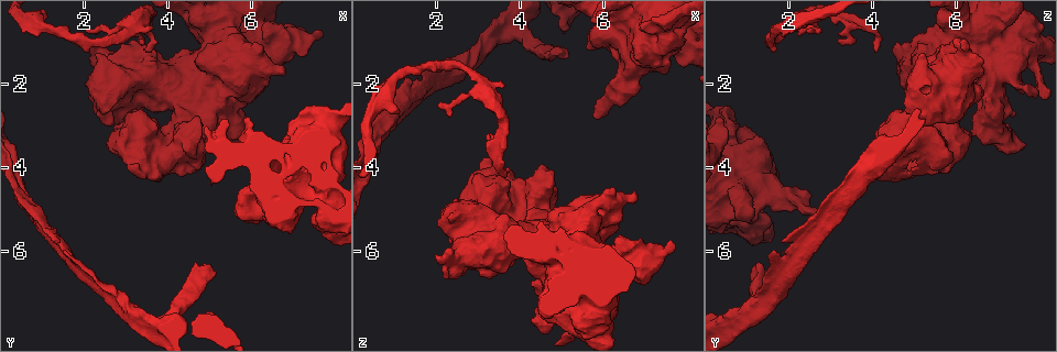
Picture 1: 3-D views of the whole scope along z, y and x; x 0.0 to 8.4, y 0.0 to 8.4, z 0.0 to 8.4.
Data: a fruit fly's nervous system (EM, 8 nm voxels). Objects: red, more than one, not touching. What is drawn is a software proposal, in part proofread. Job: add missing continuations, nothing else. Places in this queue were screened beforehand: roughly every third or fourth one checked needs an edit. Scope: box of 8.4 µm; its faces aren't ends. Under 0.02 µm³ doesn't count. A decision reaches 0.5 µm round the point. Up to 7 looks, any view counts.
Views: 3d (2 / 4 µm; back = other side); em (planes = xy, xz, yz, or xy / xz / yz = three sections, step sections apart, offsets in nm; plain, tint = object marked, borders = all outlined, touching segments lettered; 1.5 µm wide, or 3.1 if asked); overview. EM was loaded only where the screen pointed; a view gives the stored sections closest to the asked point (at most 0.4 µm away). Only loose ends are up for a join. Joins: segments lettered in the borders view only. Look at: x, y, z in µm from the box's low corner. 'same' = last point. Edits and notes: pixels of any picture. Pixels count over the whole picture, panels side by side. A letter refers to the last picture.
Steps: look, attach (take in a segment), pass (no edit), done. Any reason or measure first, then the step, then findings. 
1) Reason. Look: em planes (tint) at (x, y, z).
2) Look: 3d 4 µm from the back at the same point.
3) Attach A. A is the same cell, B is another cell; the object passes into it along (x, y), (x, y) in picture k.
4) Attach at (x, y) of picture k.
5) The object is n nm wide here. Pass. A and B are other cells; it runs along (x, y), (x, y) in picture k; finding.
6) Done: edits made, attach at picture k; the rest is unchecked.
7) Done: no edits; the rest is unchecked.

Branch stops here. Look: em planes (plain) at (5.15, 6.50, 1.40).

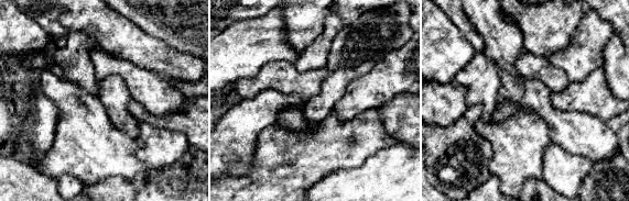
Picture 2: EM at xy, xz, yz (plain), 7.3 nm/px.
See the neighbours. Look: em planes (borders) at the same point.

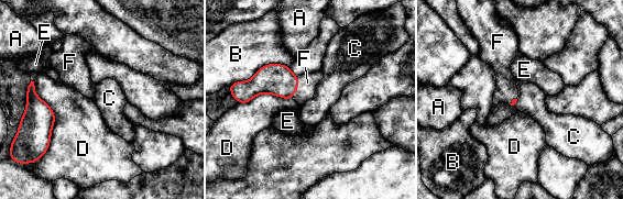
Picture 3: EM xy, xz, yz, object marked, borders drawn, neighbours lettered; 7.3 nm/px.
Attach at (307, 83) of picture 3. F is the same cell, A, B, C, D and E are other cells; the object passes into it along (276, 79), (297, 87), (307, 83) in picture 3; it goes on there.

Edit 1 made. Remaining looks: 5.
Thick end. Look: em xy step 4 (borders) at (6.90, 3.00, 0.60).

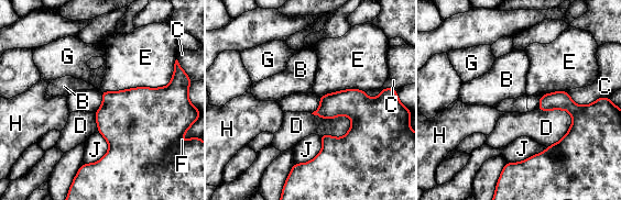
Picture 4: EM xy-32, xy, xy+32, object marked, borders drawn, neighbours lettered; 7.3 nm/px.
Another direction. Look: em planes (borders) at the same point.

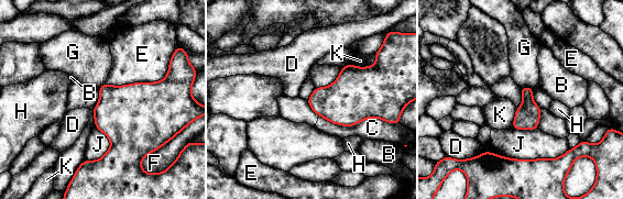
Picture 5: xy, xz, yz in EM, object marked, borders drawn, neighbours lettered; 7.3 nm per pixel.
The longest contact is with J, 600 nm. Pass. B, C, D, E, F, G, H, J and K are other cells; no lettered segment goes on from it.

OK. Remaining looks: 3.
Long arm stops here. Look: em planes (borders) at (6.70, 1.80, 4.70).

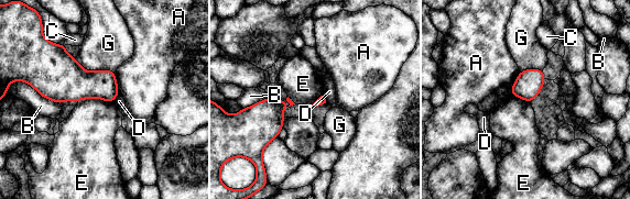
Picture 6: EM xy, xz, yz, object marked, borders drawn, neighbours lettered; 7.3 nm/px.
Pass. A, B, C, D, E and G are other cells; a border runs along (78, 100), (100, 98), (112, 102) in picture 6; none of them fits.

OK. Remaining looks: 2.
Done: edits made, attach at picture 3; the rest is unchecked.

